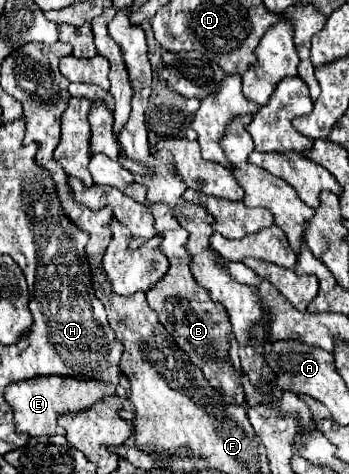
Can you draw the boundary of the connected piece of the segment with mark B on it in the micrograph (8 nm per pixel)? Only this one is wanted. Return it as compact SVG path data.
M183 228L163 232L161 250L169 258L171 268L165 274L165 278L161 278L161 282L147 292L147 302L151 310L157 312L159 322L165 326L165 330L177 334L175 342L183 348L183 352L191 358L191 362L203 370L211 386L221 390L223 400L229 404L243 404L241 372L235 370L229 360L229 340L231 340L229 318L223 306L211 302L209 292L195 282L189 270L189 254L185 250L187 236L189 234Z

